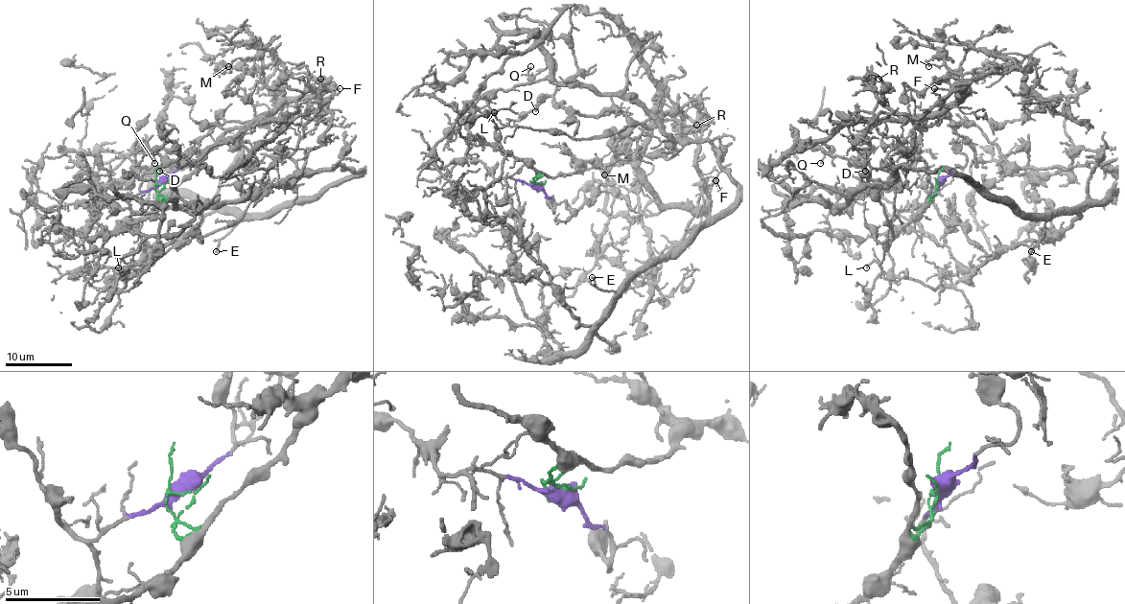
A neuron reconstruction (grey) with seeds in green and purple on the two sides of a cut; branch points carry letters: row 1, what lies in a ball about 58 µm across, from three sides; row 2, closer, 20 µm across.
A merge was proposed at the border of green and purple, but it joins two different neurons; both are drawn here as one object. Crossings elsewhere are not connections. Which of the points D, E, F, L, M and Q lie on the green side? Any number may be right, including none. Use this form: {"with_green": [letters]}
{"with_green": ["D", "F", "M", "Q"]}

